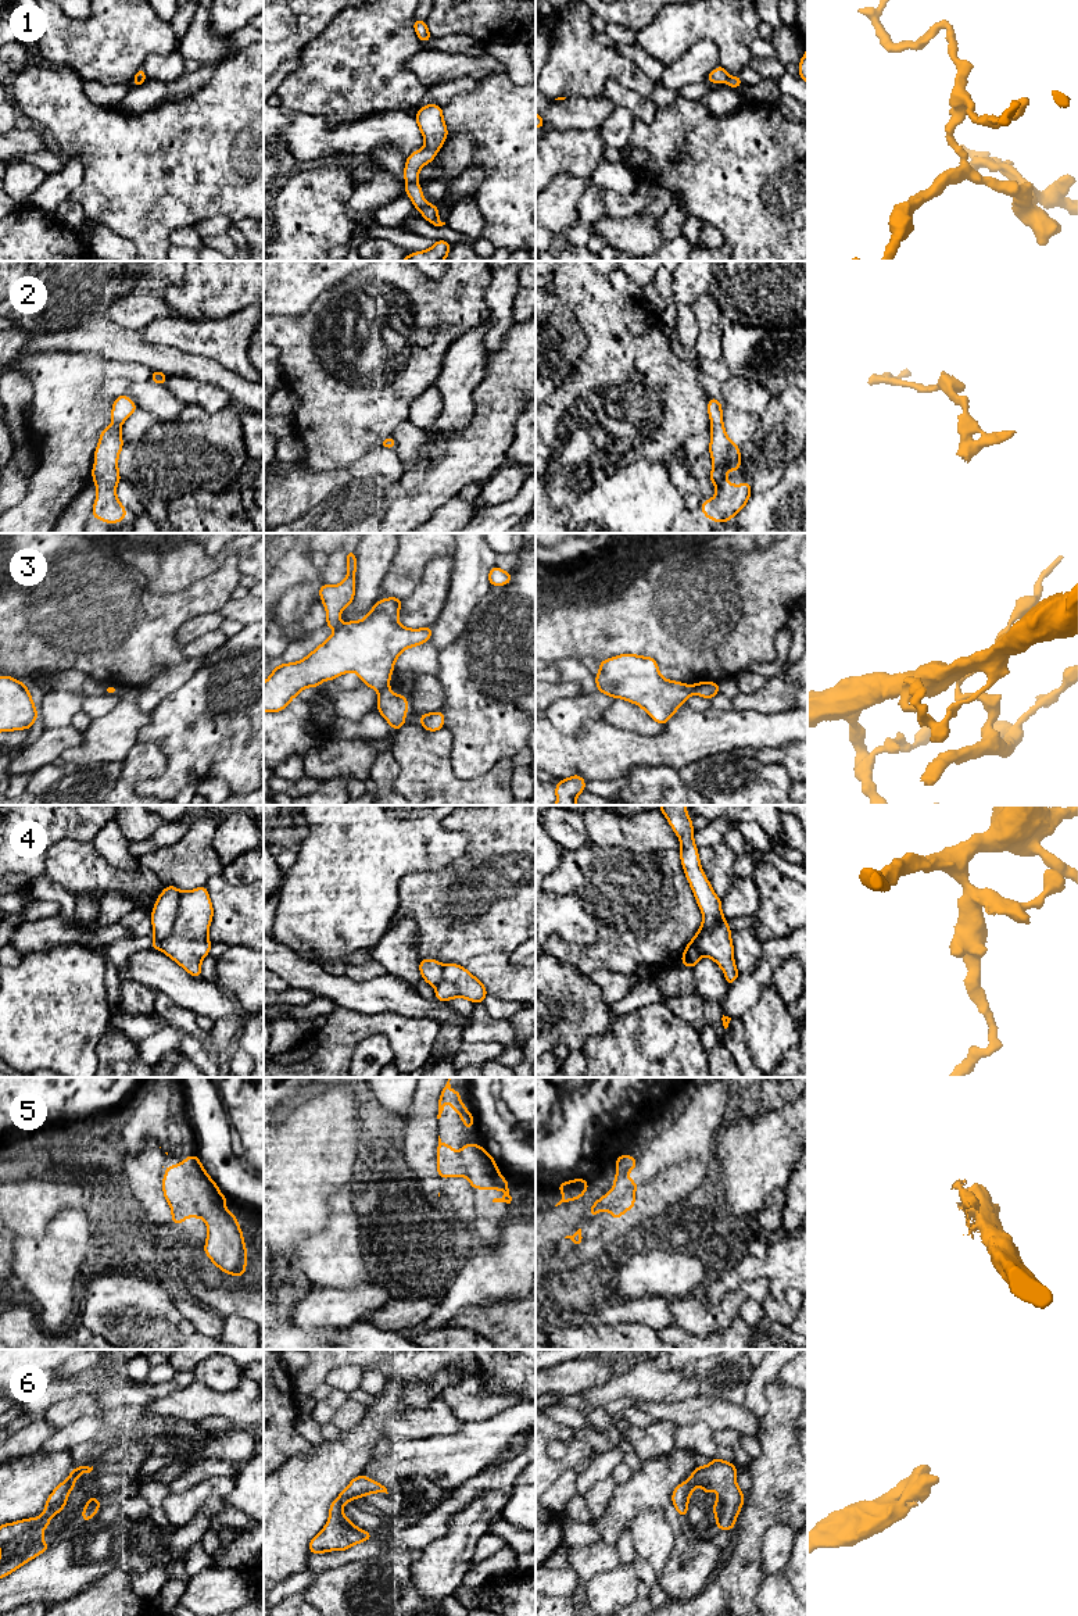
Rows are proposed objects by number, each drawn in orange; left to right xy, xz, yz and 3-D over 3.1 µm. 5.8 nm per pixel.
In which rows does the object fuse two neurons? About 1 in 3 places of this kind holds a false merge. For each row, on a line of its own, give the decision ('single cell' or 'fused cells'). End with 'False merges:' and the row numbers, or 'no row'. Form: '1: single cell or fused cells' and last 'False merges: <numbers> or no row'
1: fused cells
2: single cell
3: fused cells
4: fused cells
5: fused cells
6: single cell
False merges: 1, 3, 4, 5

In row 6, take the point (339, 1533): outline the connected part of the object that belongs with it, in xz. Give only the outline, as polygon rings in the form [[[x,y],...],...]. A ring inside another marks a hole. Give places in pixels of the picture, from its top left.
[[[361,1474],[352,1479],[347,1488],[329,1506],[329,1520],[319,1534],[309,1541],[309,1554],[325,1554],[329,1551],[345,1551],[355,1544],[368,1541],[372,1533],[358,1529],[347,1516],[343,1515],[343,1505],[354,1498],[363,1498],[366,1494],[387,1492],[380,1483]]]

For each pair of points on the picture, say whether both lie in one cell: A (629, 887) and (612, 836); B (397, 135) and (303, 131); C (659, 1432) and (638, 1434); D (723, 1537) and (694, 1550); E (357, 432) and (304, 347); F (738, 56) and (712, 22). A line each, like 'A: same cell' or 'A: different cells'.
A: different cells
B: same cell
C: same cell
D: different cells
E: same cell
F: same cell

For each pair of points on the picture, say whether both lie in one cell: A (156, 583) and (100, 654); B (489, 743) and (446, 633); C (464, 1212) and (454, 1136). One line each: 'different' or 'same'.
A: different
B: different
C: same

